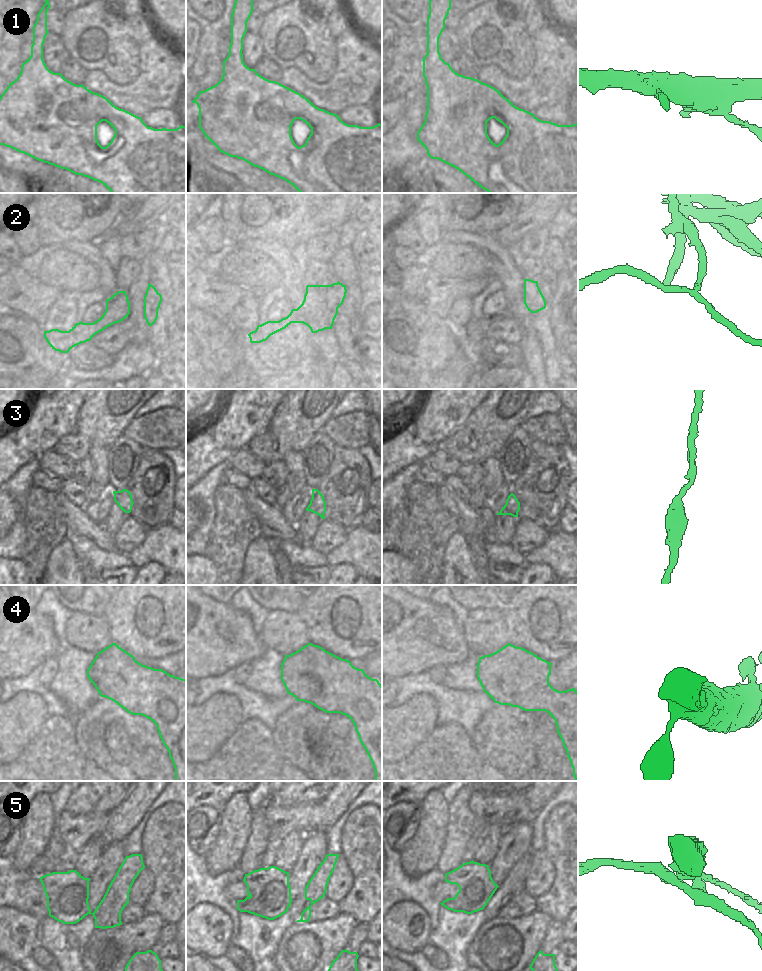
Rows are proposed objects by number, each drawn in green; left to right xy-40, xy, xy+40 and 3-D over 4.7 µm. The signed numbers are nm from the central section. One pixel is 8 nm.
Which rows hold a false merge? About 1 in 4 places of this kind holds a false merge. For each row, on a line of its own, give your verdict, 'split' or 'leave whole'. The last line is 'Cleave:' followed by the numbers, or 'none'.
1: leave whole
2: split
3: leave whole
4: leave whole
5: leave whole
Cleave: 2

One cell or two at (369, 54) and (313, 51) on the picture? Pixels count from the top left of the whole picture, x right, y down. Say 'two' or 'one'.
two

